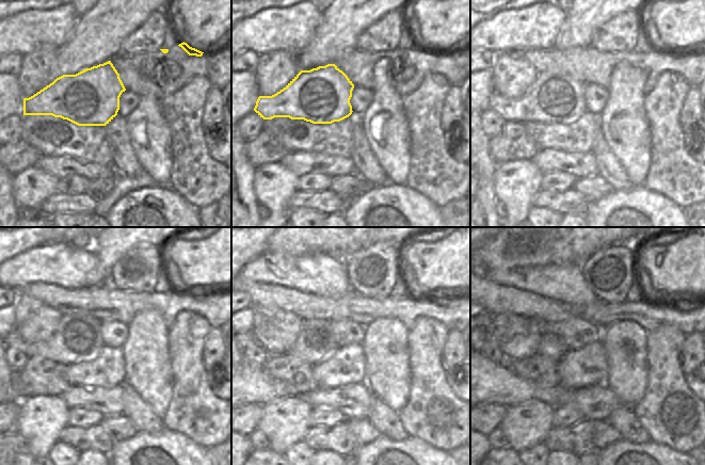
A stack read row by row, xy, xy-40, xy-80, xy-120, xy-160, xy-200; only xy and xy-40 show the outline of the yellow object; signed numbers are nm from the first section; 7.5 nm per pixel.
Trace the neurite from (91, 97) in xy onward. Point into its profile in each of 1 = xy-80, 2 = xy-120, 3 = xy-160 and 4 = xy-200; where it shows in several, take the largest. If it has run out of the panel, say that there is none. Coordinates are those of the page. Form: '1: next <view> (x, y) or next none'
1: next xy-80 (553, 98)
2: next xy-120 (77, 338)
3: next xy-160 (315, 342)
4: next xy-200 (551, 346)

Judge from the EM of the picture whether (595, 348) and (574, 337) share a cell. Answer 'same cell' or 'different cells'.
different cells

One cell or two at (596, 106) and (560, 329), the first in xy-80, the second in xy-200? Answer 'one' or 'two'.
one

